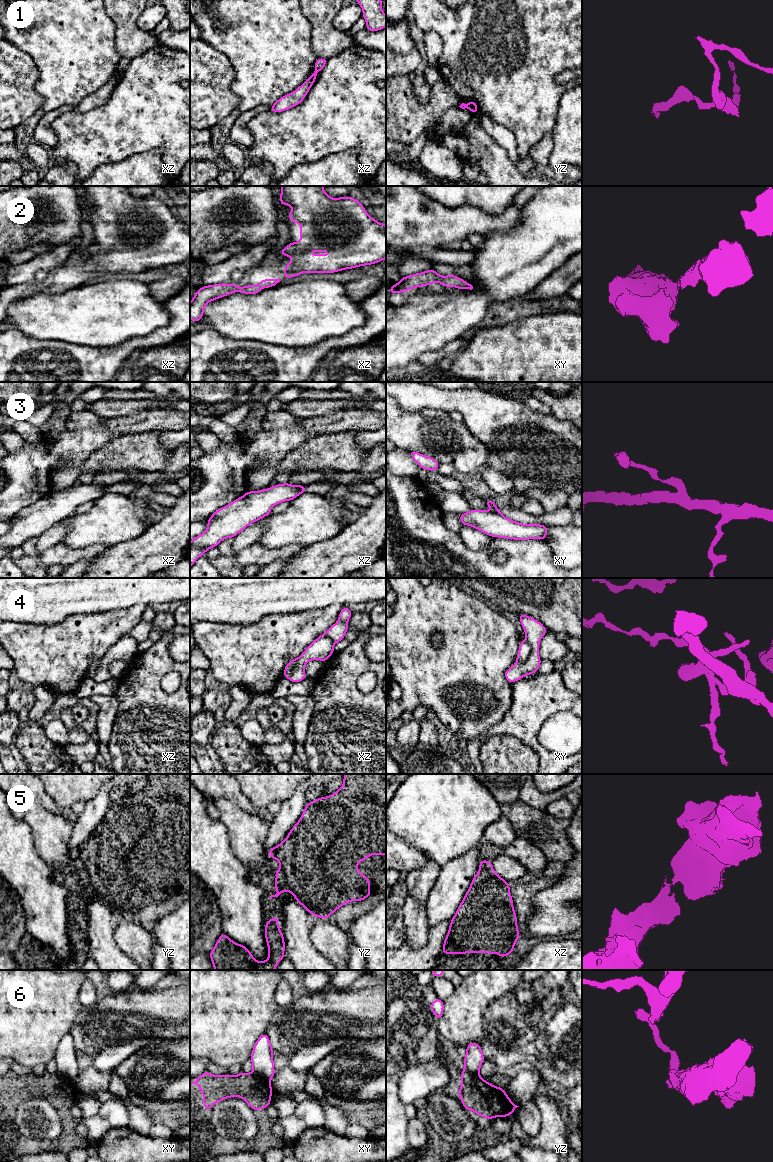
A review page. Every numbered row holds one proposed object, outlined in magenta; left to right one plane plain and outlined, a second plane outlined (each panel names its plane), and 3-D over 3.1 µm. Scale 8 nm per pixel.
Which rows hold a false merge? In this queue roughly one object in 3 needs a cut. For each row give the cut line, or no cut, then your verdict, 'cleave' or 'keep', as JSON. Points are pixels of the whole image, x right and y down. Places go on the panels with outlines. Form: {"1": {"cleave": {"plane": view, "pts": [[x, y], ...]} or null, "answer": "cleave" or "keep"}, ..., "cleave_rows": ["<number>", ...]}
{"1": {"cleave": {"plane": "xz", "pts": [[314, 72], [316, 73]]}, "answer": "cleave"}, "2": {"cleave": null, "answer": "keep"}, "3": {"cleave": {"plane": "xy", "pts": [[493, 510], [501, 514]]}, "answer": "cleave"}, "4": {"cleave": {"plane": "xy", "pts": [[527, 640], [530, 646], [530, 654], [525, 660], [515, 664]]}, "answer": "cleave"}, "5": {"cleave": null, "answer": "keep"}, "6": {"cleave": {"plane": "xy", "pts": [[253, 1071], [270, 1080]]}, "answer": "cleave"}, "cleave_rows": ["1", "3", "4", "6"]}

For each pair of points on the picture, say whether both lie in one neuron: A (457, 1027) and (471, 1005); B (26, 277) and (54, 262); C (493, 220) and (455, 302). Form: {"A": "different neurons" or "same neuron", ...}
{"A": "same neuron", "B": "same neuron", "C": "different neurons"}

